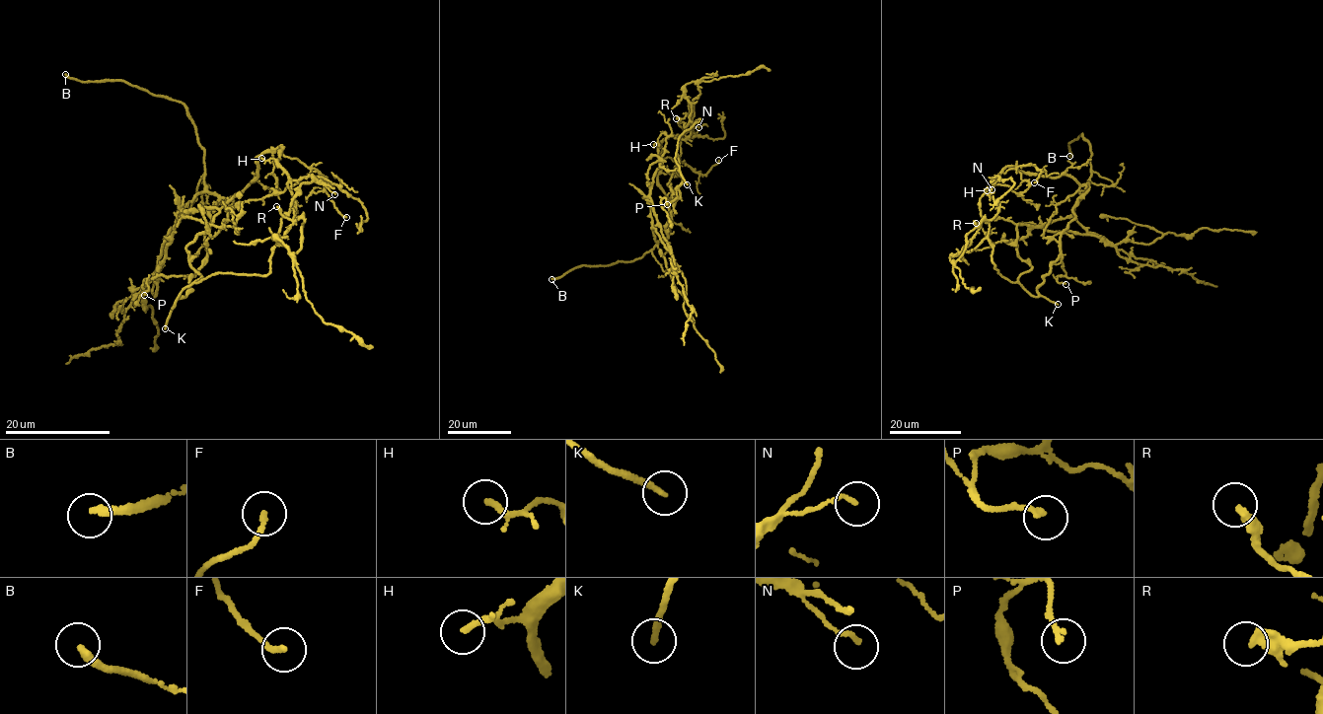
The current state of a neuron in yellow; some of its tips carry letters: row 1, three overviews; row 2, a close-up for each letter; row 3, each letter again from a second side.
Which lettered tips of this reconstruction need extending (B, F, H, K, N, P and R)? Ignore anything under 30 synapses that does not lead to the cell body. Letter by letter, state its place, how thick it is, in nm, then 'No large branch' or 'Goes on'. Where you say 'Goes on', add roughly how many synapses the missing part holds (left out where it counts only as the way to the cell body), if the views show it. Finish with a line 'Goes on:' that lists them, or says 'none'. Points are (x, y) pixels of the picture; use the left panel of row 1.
B: Place: (65, 74). Thickness 240 nm. Goes on
F: Place: (346, 217). Thickness 160 nm. No large branch
H: Place: (261, 158). Thickness 150 nm. No large branch
K: Place: (165, 328). Thickness 200 nm. Goes on. Roughly 120 synapses
N: Place: (334, 194). Thickness 130 nm. No large branch
P: Place: (144, 295). Thickness 170 nm. No large branch
R: Place: (276, 206). Thickness 280 nm. No large branch
Goes on: B, K

